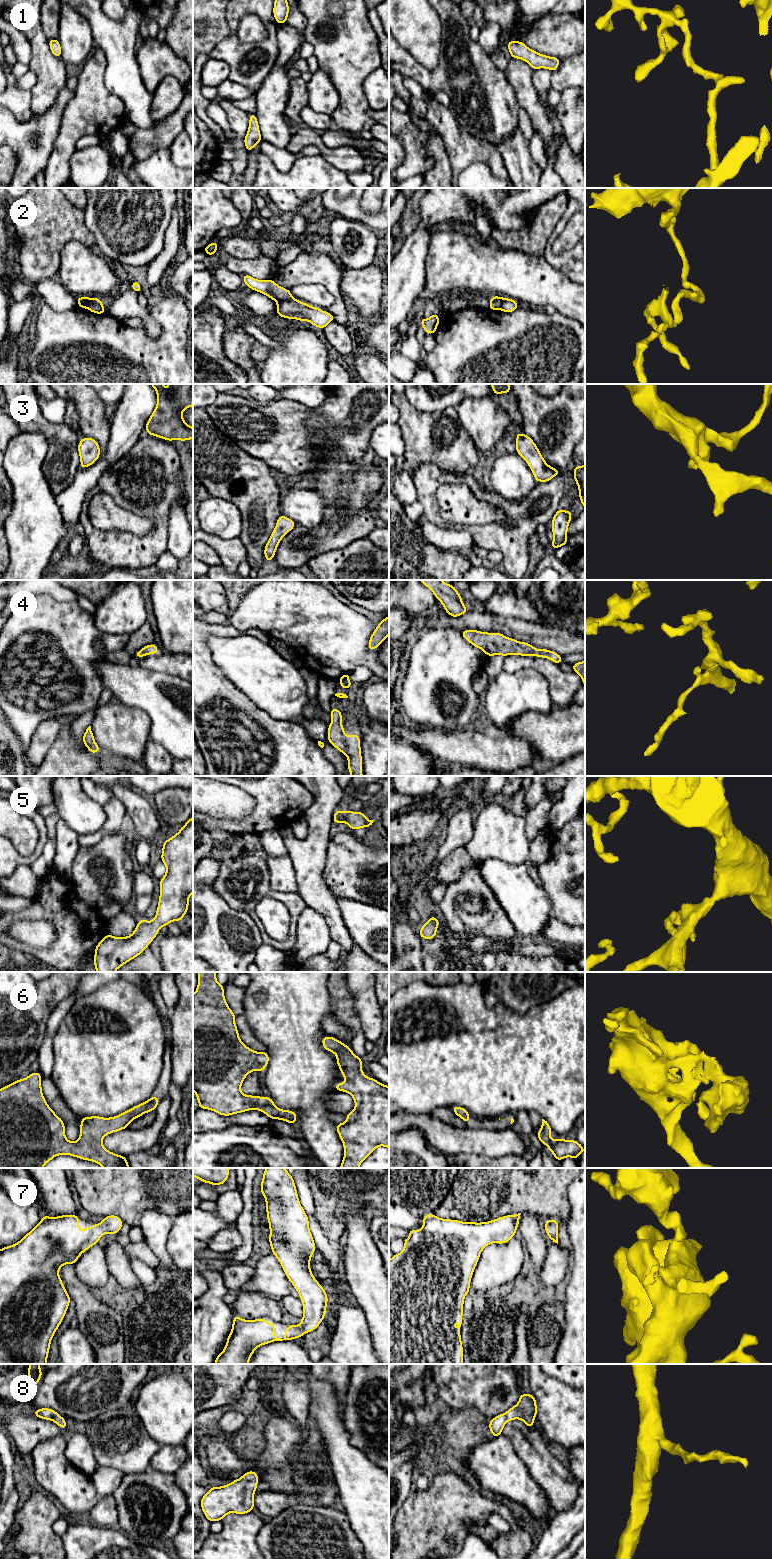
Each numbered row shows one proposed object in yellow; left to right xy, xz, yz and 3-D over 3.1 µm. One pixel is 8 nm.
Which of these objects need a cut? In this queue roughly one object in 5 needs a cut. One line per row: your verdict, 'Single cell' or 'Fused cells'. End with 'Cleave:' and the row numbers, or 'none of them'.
1: Single cell
2: Fused cells
3: Single cell
4: Single cell
5: Single cell
6: Single cell
7: Single cell
8: Single cell
Cleave: 2

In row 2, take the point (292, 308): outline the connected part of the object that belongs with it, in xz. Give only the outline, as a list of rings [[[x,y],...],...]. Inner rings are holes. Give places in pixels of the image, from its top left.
[[[294,297],[278,302],[276,313],[285,319],[293,318],[299,321],[309,321],[313,326],[321,329],[334,321],[334,316],[331,313],[305,304]]]

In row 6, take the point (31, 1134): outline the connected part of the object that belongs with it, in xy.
[[[33,1072],[24,1079],[18,1079],[0,1088],[0,1168],[43,1168],[47,1162],[58,1155],[70,1155],[82,1160],[93,1161],[103,1168],[130,1168],[126,1157],[108,1151],[103,1146],[102,1140],[108,1134],[128,1128],[134,1119],[155,1110],[161,1100],[151,1096],[149,1100],[114,1117],[83,1117],[81,1118],[79,1139],[71,1142],[65,1136],[63,1120],[49,1107],[43,1096],[41,1078],[39,1072]]]

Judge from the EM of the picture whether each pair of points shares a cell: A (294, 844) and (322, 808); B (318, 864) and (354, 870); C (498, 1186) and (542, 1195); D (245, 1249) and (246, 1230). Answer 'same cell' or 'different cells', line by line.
A: same cell
B: different cells
C: same cell
D: same cell

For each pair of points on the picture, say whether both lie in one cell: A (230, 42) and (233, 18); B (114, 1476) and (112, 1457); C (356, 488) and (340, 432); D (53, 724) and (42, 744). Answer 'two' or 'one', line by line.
A: one
B: two
C: two
D: one

